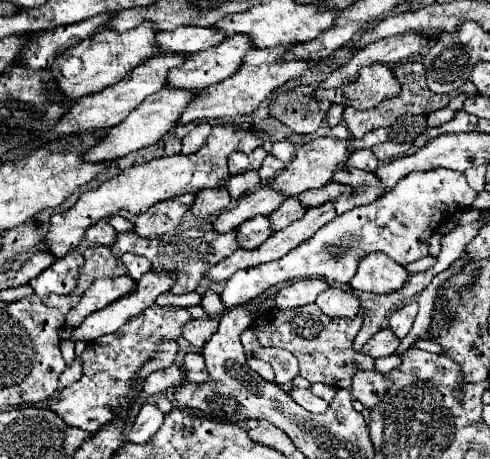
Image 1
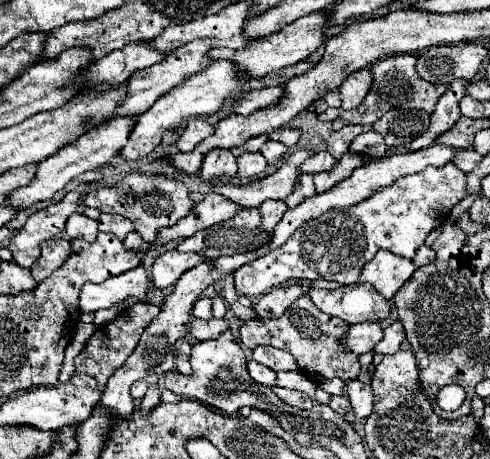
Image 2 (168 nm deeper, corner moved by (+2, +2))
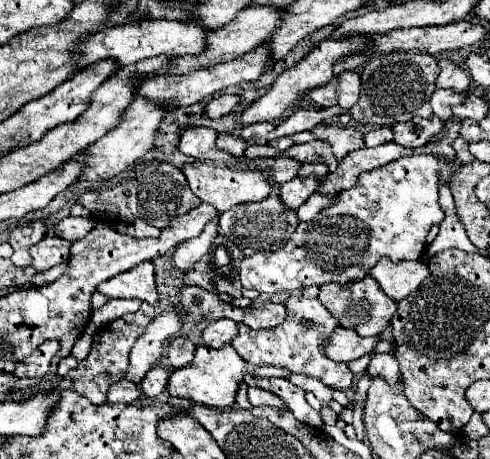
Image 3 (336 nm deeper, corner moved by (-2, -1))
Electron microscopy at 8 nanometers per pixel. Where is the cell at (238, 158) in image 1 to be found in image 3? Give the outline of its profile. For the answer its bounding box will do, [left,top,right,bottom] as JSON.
[241,122,275,144]

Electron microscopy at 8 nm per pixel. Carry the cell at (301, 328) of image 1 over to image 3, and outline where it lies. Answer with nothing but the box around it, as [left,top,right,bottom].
[233,296,355,390]

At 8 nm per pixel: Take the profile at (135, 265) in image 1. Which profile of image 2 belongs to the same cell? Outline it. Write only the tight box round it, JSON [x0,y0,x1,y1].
[125,231,149,249]

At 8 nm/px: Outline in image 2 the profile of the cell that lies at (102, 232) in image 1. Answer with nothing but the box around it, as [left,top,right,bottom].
[65,213,97,241]

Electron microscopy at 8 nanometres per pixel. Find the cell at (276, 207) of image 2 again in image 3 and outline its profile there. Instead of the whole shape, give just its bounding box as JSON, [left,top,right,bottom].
[281,178,319,210]

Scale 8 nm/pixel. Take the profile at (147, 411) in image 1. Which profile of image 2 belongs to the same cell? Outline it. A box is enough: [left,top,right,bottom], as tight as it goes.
[141,385,161,411]

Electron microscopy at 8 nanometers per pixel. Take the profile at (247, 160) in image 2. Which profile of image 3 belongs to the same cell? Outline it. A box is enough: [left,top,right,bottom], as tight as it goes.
[245,146,279,160]

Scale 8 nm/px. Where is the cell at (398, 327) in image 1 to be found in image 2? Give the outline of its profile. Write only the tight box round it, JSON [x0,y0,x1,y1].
[373,321,405,355]

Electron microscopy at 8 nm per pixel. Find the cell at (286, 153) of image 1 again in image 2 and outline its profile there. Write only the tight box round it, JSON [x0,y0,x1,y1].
[269,127,301,147]

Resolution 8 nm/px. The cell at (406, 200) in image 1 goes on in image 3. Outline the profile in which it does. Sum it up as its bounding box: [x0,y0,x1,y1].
[241,156,459,294]

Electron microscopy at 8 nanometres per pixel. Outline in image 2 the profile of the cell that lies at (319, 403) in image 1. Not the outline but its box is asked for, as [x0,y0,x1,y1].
[273,387,313,409]

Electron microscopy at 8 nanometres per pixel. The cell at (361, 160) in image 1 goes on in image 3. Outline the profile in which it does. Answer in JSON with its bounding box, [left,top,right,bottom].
[365,128,393,146]

